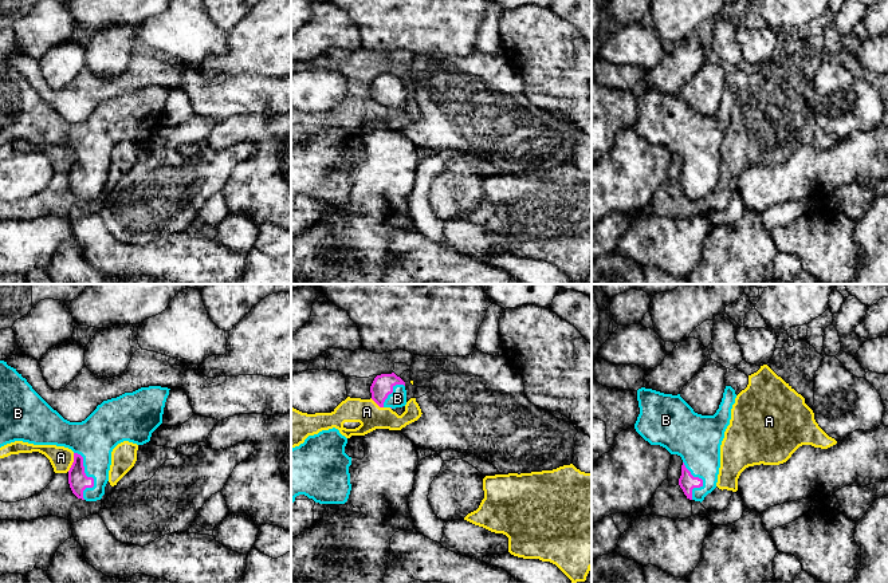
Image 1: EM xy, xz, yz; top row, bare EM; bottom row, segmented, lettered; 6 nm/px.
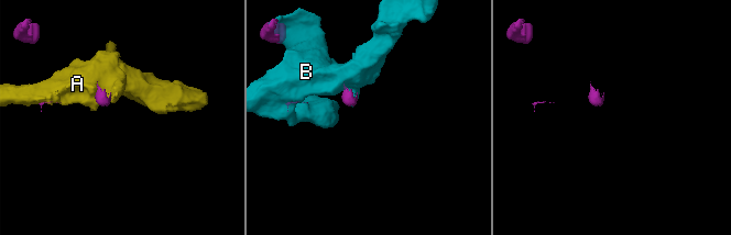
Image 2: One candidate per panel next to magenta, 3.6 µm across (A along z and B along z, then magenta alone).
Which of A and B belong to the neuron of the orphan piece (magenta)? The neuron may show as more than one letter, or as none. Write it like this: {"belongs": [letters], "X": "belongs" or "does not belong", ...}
{"belongs": ["B"], "A": "does not belong", "B": "belongs"}

